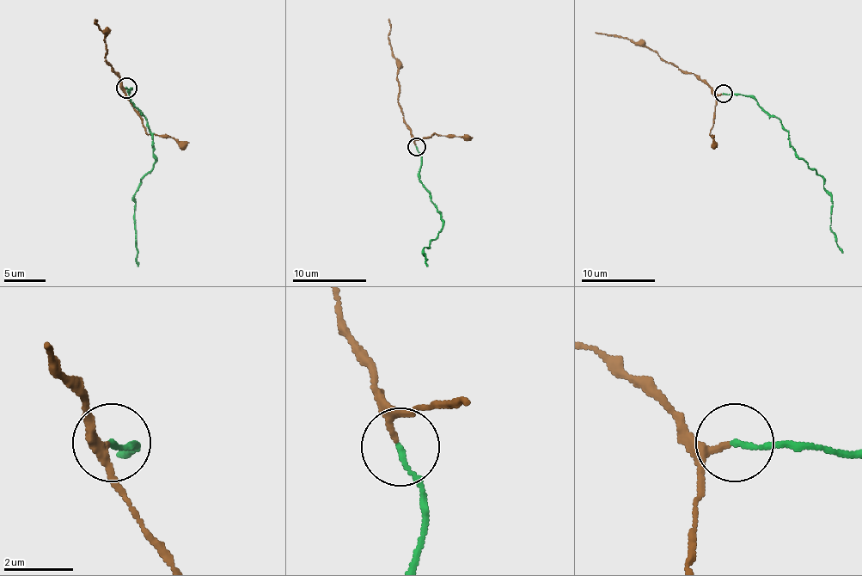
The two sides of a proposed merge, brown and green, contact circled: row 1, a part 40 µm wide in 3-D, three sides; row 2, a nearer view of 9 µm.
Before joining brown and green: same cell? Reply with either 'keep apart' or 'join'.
join

